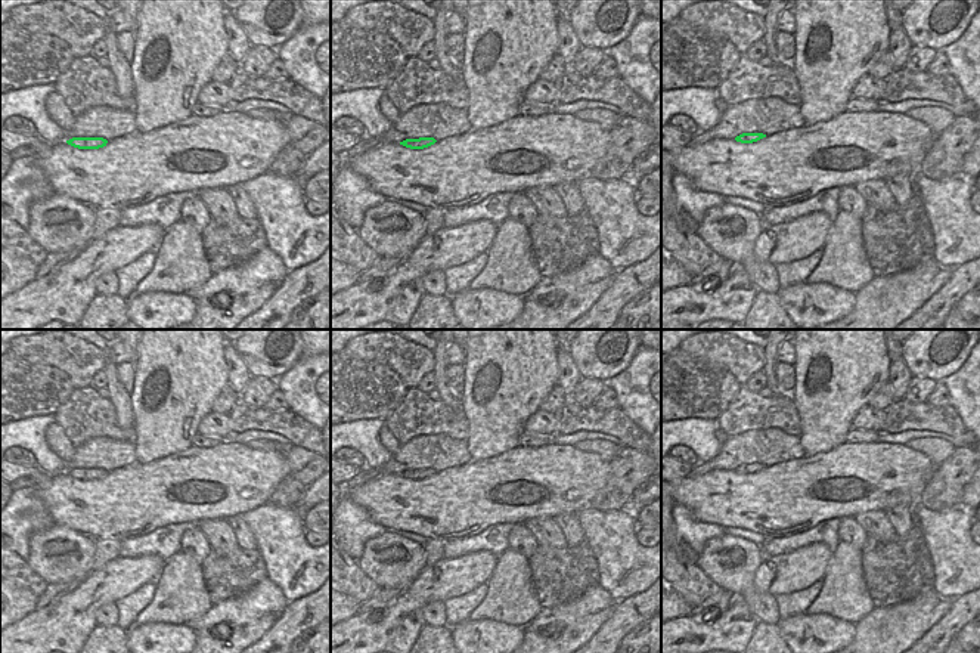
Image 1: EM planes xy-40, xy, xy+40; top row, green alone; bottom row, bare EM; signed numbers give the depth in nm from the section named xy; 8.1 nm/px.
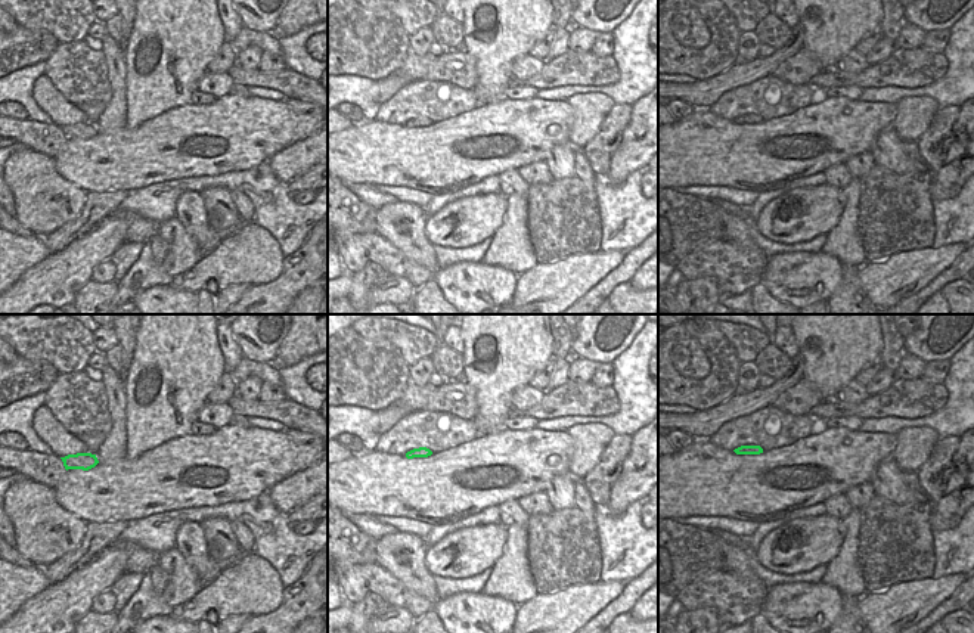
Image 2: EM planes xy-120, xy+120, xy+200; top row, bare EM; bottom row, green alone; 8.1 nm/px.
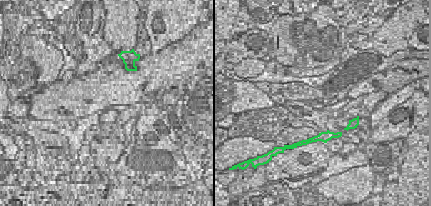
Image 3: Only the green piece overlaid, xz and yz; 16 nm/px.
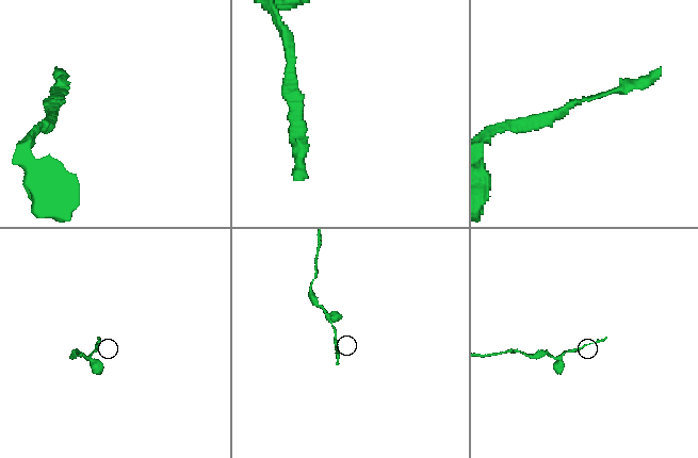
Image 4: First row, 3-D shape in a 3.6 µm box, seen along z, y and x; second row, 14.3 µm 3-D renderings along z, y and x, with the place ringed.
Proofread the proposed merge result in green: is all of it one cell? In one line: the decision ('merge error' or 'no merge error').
no merge error

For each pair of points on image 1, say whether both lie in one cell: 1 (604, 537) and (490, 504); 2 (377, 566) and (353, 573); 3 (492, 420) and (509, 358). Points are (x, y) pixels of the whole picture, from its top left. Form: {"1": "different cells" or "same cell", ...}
{"1": "different cells", "2": "different cells", "3": "same cell"}

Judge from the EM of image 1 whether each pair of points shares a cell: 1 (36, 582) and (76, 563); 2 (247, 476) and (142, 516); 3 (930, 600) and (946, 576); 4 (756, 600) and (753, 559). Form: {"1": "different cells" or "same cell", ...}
{"1": "different cells", "2": "same cell", "3": "different cells", "4": "same cell"}

